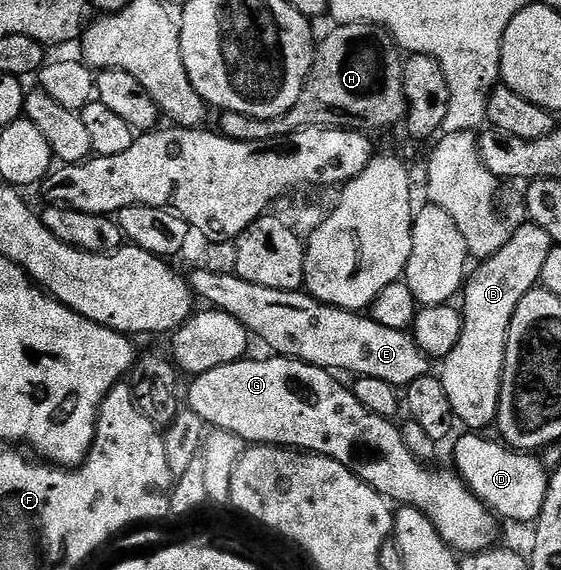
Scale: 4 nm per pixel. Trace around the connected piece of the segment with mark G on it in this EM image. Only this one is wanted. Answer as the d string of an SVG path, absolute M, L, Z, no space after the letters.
M246 357L238 363L228 363L219 369L196 376L189 387L188 410L194 411L210 428L235 433L249 445L268 445L296 449L302 453L326 455L351 469L371 489L397 505L419 509L435 525L435 529L457 553L487 551L494 546L498 516L494 515L475 493L461 480L456 470L432 471L432 466L416 459L401 436L401 428L394 420L384 419L359 405L348 386L340 383L336 374L298 359Z

